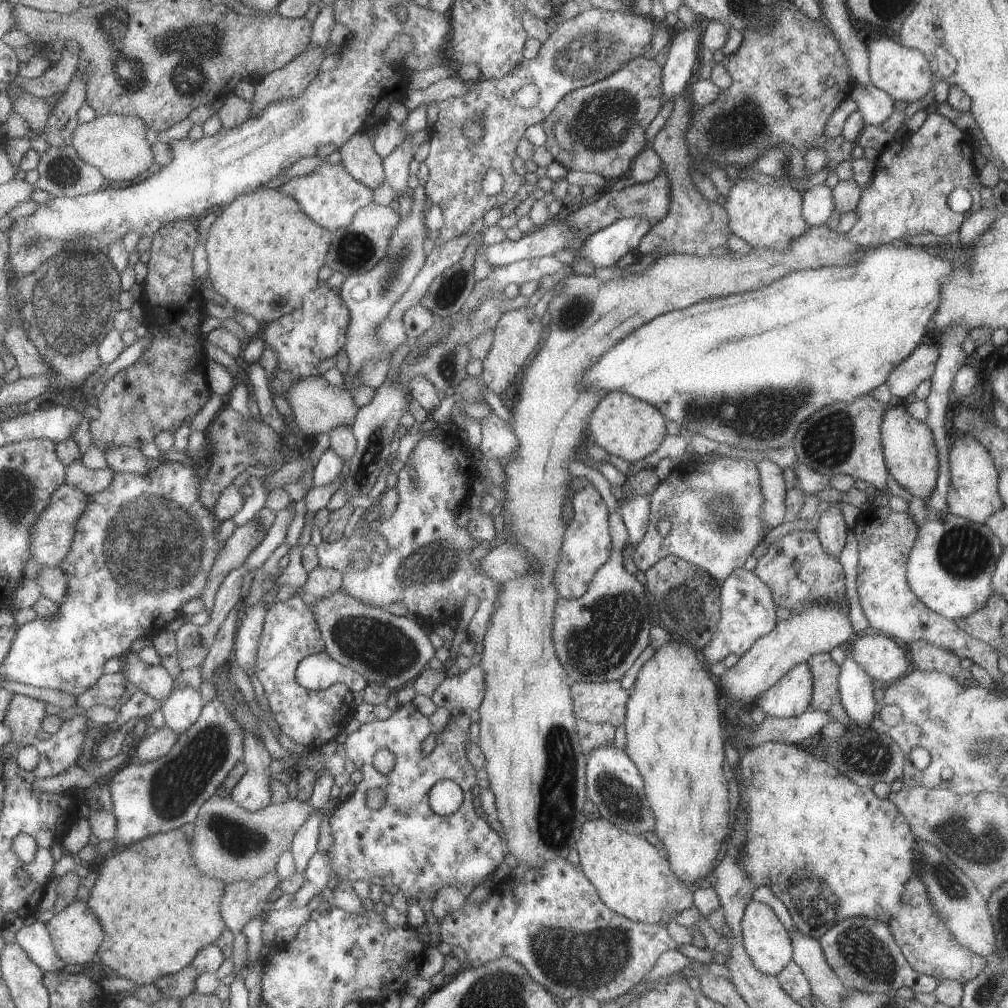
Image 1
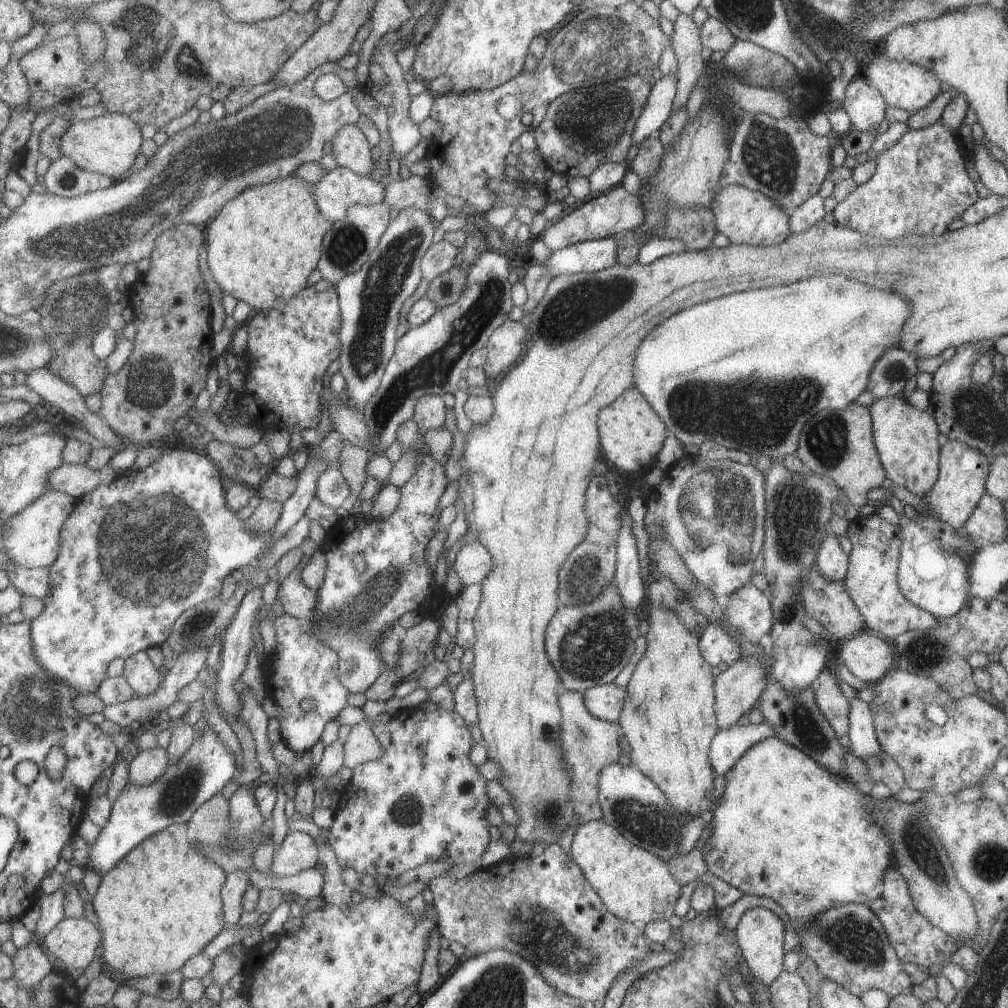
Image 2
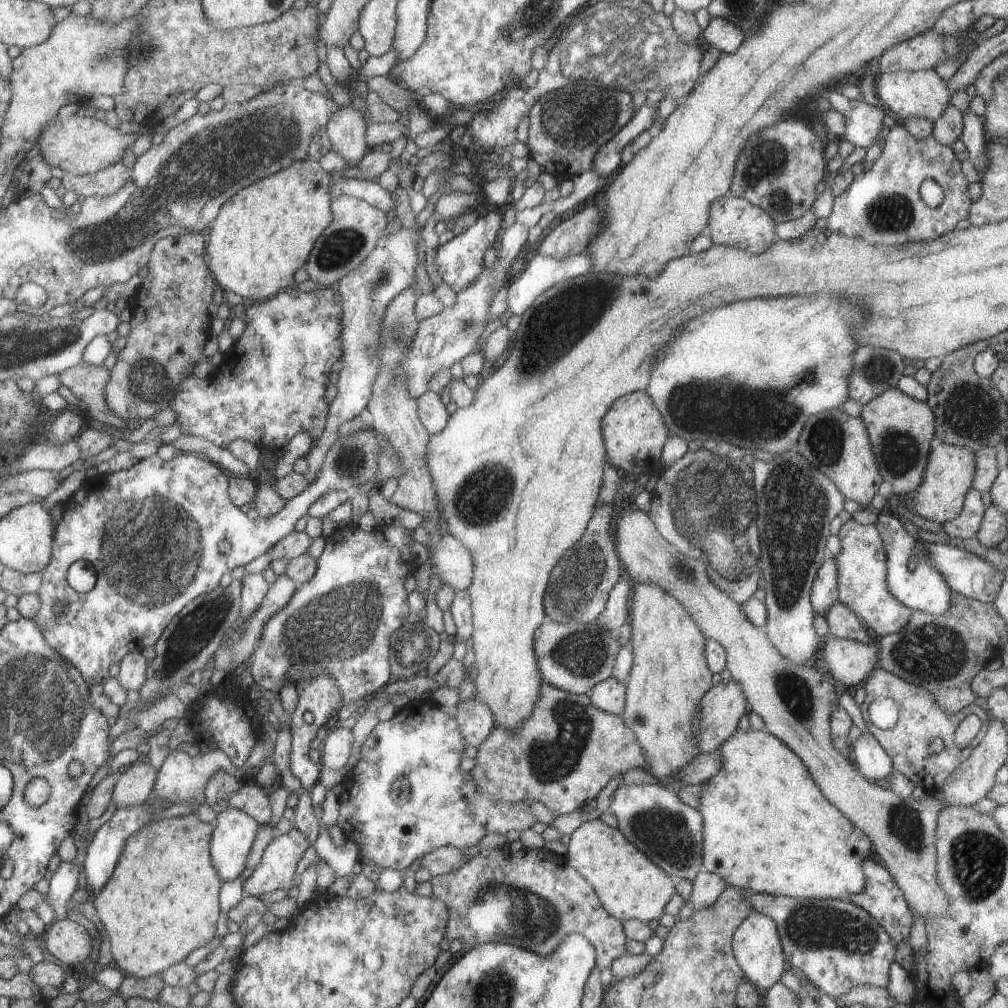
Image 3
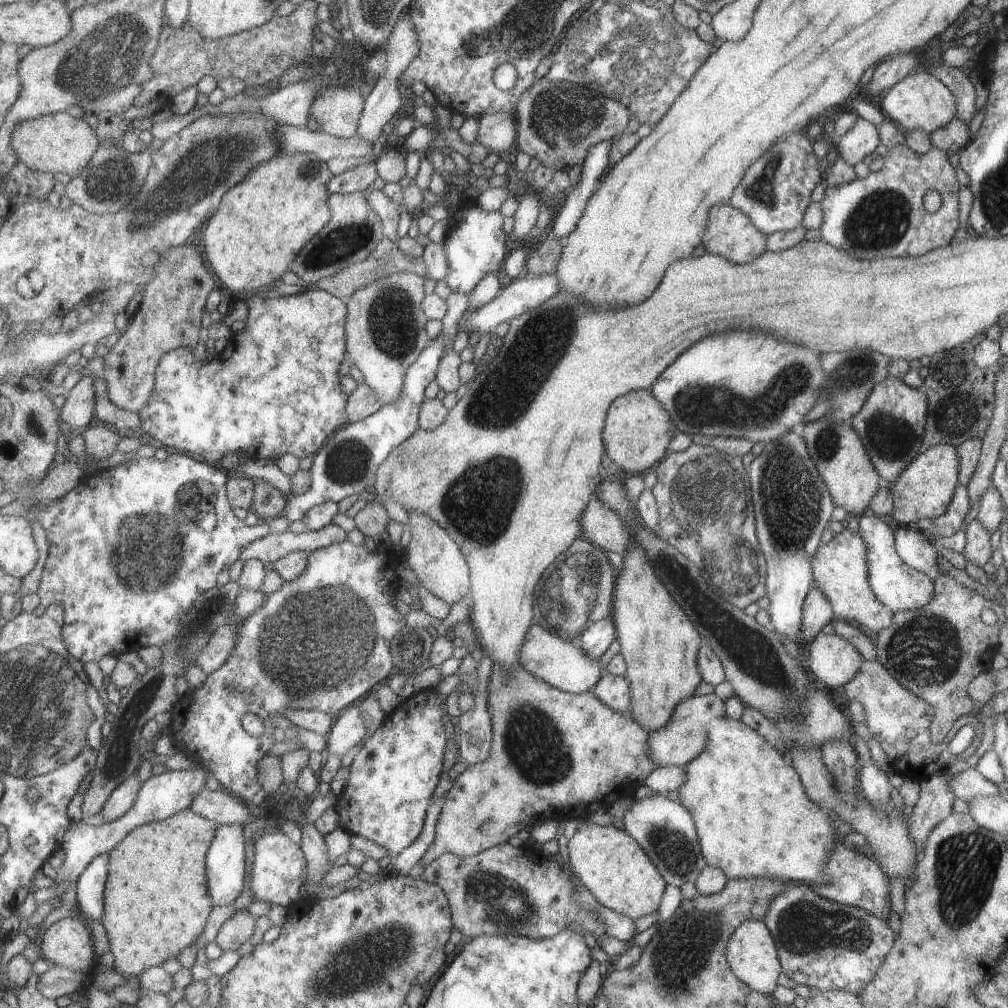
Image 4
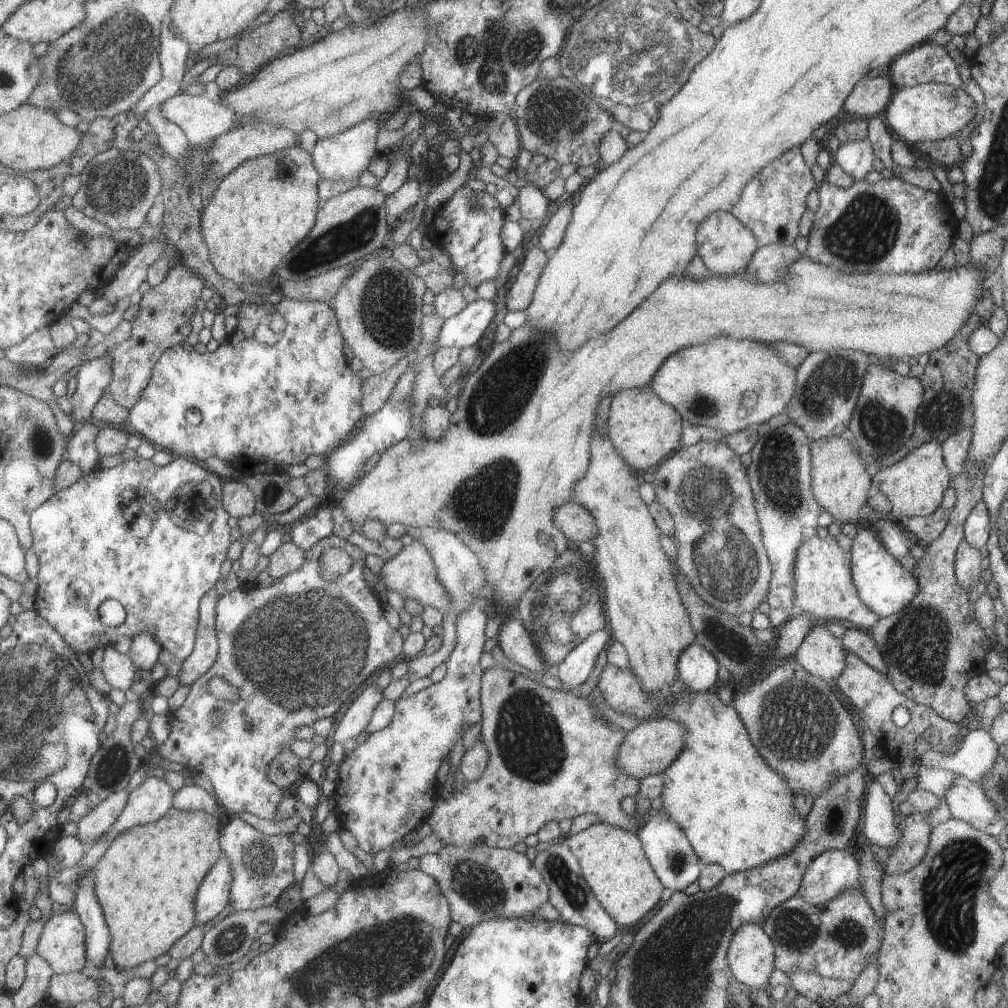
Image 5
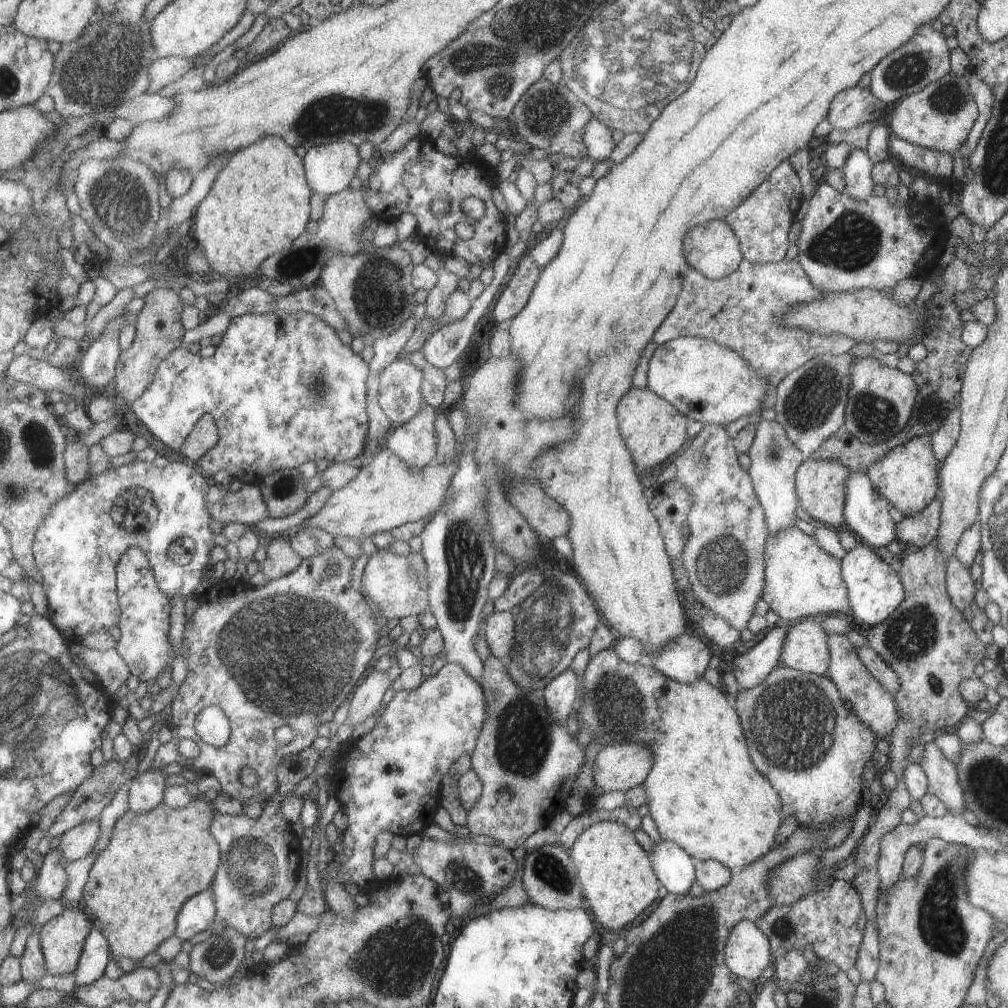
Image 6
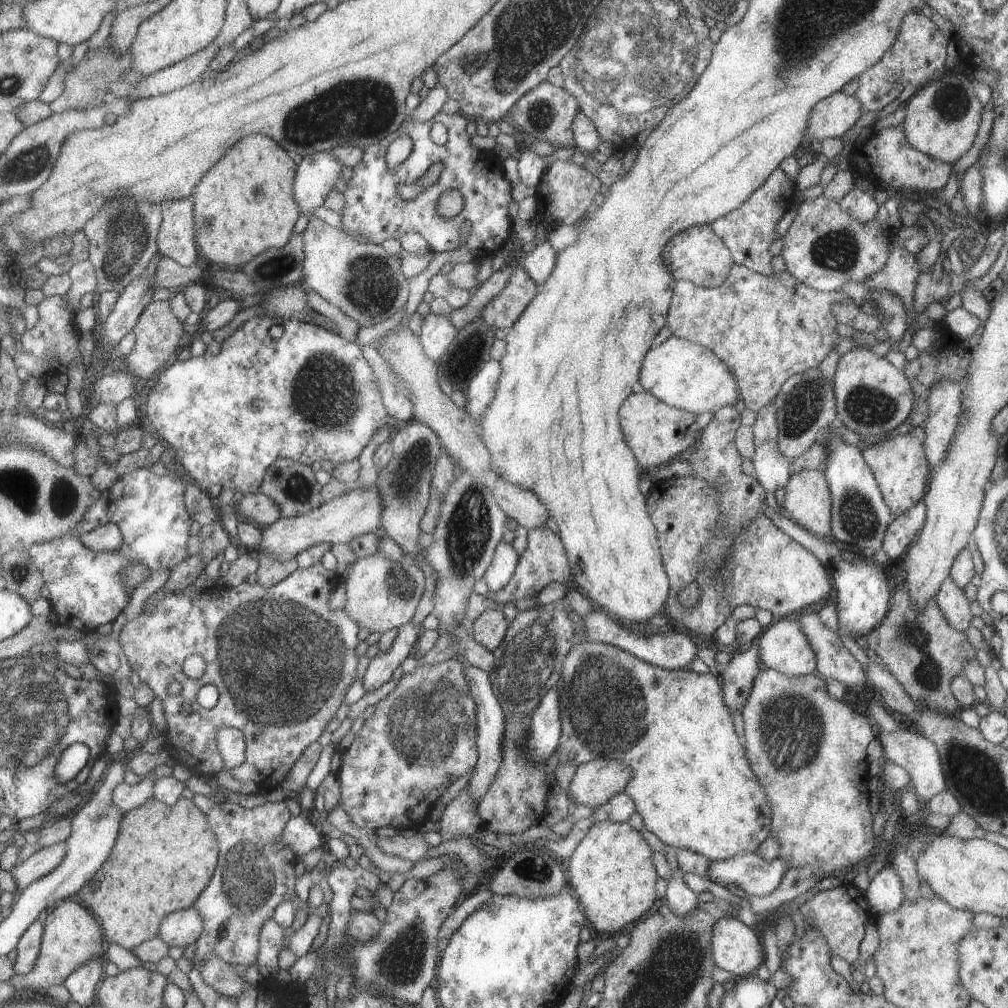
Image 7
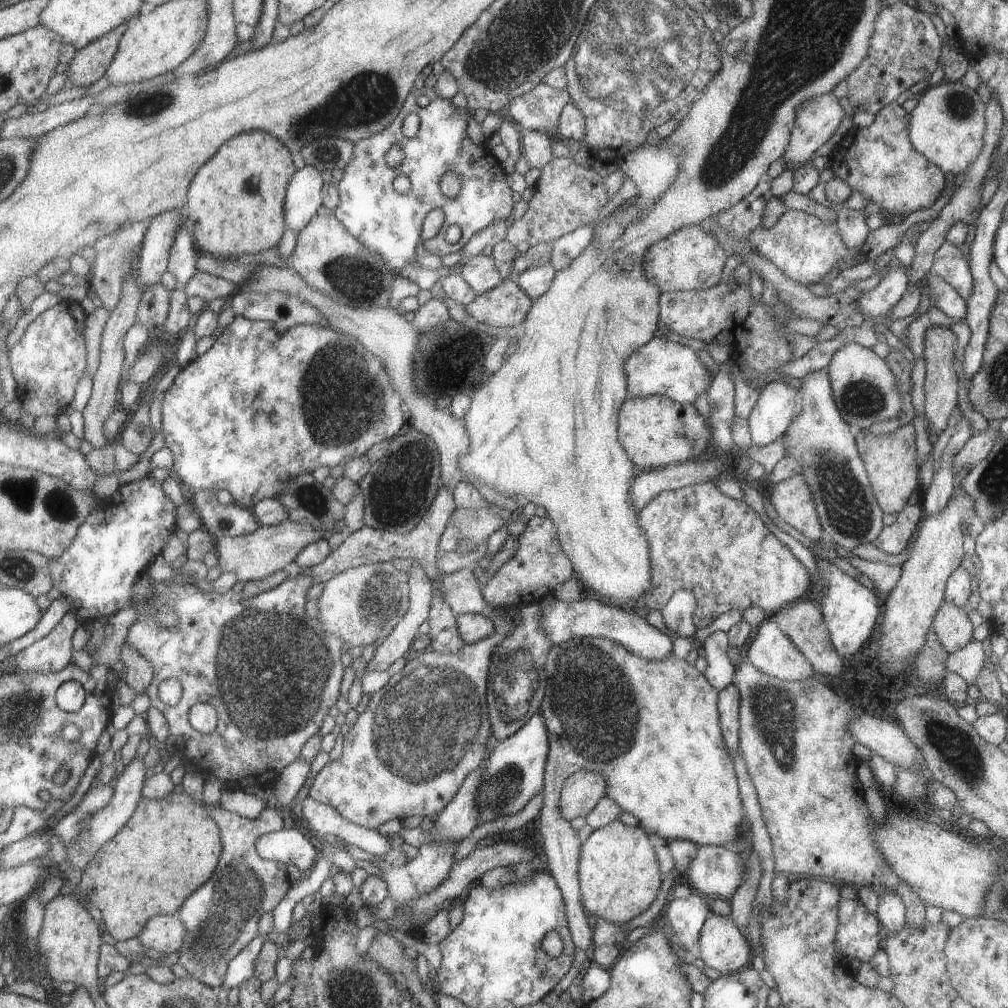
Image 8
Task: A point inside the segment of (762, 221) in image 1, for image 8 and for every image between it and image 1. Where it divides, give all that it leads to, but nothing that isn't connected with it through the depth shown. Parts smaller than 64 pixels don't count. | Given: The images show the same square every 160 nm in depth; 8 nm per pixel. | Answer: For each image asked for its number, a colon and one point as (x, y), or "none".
2: (743, 216)
3: (733, 222)
4: (729, 233)
5: (725, 246)
6: (711, 248)
7: (696, 254)
8: (689, 259)

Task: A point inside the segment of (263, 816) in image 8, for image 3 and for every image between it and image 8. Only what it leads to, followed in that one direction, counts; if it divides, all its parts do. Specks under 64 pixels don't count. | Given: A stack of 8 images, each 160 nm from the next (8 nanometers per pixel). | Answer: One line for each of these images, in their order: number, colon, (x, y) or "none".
3: (276, 871)
4: (276, 876)
5: (263, 866)
6: (261, 861)
7: (255, 874)

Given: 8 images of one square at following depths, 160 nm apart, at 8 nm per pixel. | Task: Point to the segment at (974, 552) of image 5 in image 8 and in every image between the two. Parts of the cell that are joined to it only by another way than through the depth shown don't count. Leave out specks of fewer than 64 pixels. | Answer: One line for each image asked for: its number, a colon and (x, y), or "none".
6: (960, 588)
7: (951, 602)
8: (952, 627)

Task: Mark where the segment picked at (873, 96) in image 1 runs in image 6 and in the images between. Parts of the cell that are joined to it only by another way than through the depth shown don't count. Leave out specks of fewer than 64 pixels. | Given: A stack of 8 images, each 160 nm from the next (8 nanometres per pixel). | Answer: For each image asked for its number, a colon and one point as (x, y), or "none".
2: (865, 107)
3: (862, 122)
4: (862, 138)
5: (855, 158)
6: (857, 180)

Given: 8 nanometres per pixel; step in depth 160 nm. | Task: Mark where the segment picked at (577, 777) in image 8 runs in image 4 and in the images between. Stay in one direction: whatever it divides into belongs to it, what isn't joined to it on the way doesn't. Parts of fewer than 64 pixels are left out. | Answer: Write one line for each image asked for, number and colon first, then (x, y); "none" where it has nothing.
4: (678, 741)
5: (650, 746)
6: (619, 766)
7: (594, 782)

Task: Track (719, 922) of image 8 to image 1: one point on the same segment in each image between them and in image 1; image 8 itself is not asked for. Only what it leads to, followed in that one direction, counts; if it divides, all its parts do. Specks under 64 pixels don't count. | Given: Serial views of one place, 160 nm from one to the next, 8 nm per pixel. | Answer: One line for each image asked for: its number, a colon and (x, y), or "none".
1: (765, 940)
2: (760, 934)
3: (755, 944)
4: (751, 954)
5: (750, 956)
6: (746, 952)
7: (735, 948)

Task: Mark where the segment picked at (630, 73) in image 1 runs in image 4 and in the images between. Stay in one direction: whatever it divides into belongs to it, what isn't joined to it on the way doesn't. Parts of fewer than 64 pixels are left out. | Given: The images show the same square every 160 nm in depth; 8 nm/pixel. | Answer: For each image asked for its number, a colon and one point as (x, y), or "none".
2: (583, 129)
3: (566, 126)
4: (557, 123)

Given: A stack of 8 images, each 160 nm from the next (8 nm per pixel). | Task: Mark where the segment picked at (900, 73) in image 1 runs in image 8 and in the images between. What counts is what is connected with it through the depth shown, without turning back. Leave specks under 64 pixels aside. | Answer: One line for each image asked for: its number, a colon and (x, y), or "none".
2: (910, 87)
3: (922, 93)
4: (919, 101)
5: (930, 111)
6: (938, 117)
7: (941, 119)
8: (947, 125)

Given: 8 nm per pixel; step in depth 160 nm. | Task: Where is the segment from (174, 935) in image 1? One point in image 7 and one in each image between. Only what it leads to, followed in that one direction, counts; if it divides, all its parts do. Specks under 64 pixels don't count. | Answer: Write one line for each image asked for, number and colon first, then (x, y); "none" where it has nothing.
2: (162, 905)
3: (162, 902)
4: (157, 901)
5: (147, 882)
6: (156, 861)
7: (166, 856)

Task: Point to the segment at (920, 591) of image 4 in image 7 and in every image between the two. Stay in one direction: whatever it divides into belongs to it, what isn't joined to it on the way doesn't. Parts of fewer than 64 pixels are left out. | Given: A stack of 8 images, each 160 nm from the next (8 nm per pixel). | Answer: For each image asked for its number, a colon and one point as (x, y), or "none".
5: (884, 587)
6: (874, 590)
7: (862, 597)

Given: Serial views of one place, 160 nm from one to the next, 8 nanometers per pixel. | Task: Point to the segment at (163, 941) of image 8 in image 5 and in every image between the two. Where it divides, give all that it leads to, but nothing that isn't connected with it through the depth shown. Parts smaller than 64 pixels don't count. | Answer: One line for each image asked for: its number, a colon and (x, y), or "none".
5: (214, 895)
6: (199, 913)
7: (182, 928)

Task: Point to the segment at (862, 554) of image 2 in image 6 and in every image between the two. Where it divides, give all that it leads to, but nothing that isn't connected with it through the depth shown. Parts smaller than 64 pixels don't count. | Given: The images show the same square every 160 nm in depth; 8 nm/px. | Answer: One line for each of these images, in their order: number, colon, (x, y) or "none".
3: (860, 571)
4: (838, 567)
5: (822, 587)
6: (801, 581)

